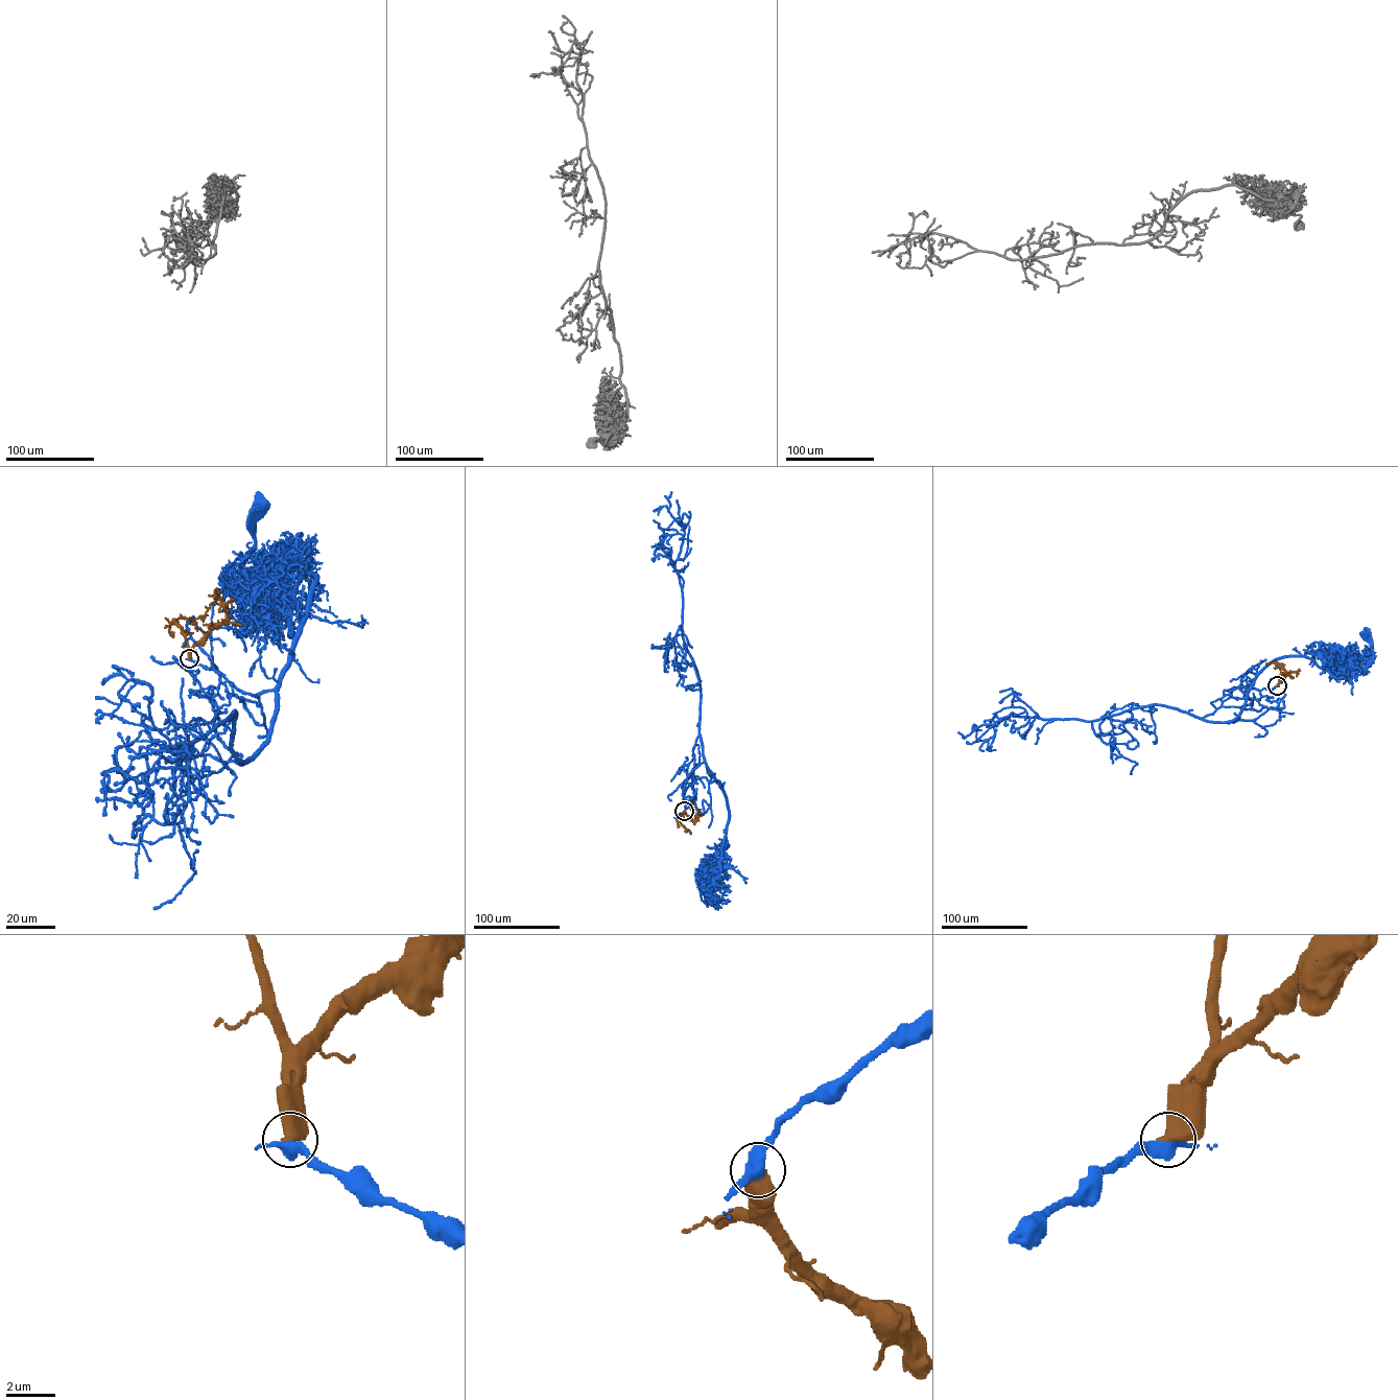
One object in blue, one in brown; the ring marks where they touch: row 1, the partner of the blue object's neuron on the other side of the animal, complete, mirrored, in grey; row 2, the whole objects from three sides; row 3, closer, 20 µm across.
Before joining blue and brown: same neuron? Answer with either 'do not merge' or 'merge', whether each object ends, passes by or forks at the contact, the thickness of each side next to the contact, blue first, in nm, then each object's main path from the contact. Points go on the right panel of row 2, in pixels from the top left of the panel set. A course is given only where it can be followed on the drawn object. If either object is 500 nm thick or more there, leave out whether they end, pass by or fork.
do not merge | 480/650 nm | blue via (1277, 685), (1248, 687), (1244, 698), (1281, 657), (1310, 657), (1343, 676), (1366, 656), (1365, 632) | brown via (1277, 685), (1287, 674), (1277, 662), (1266, 664)

